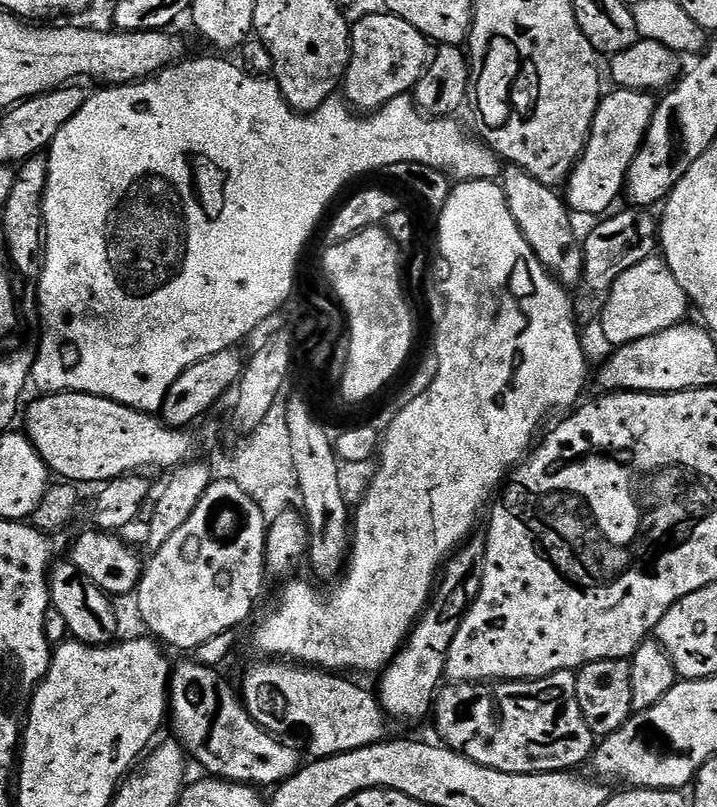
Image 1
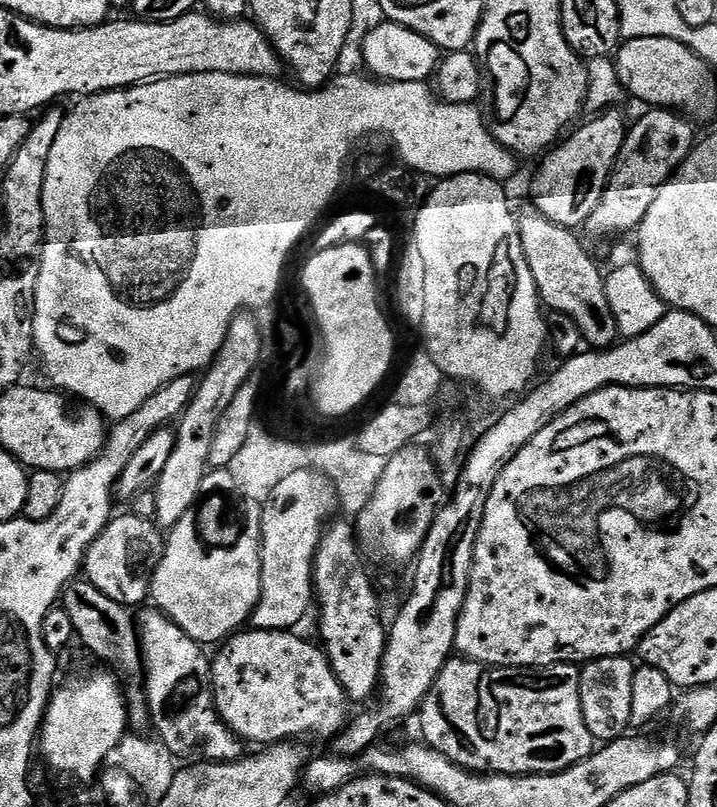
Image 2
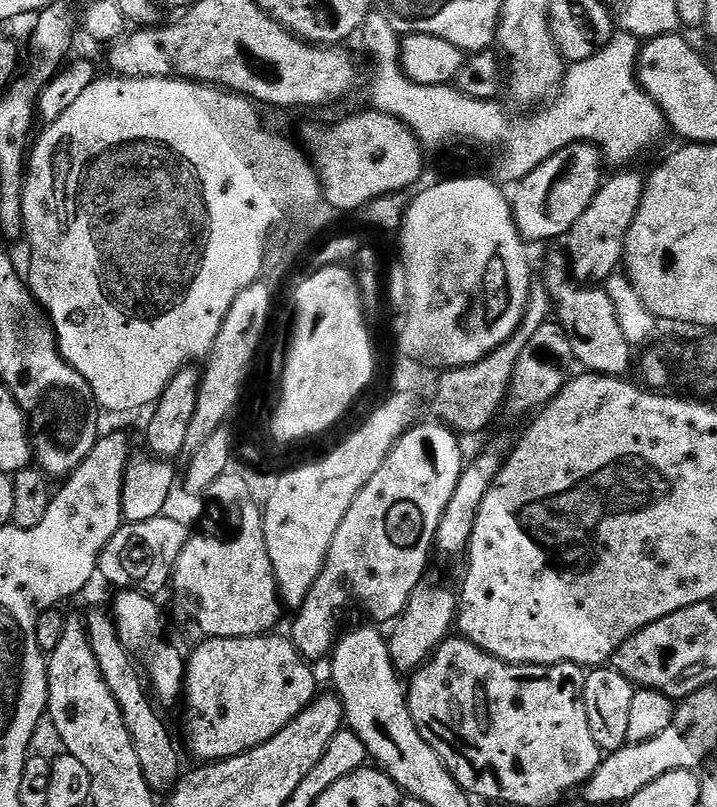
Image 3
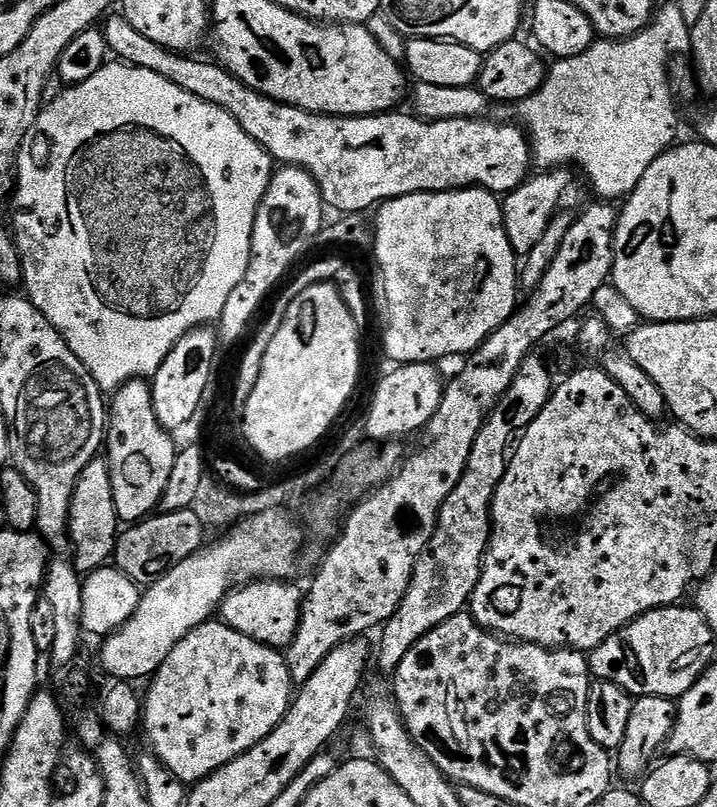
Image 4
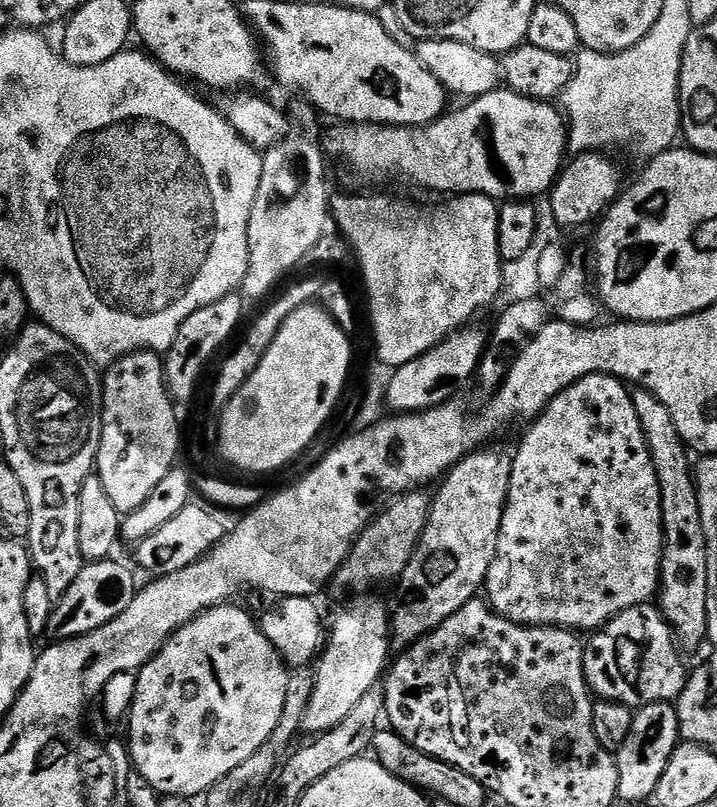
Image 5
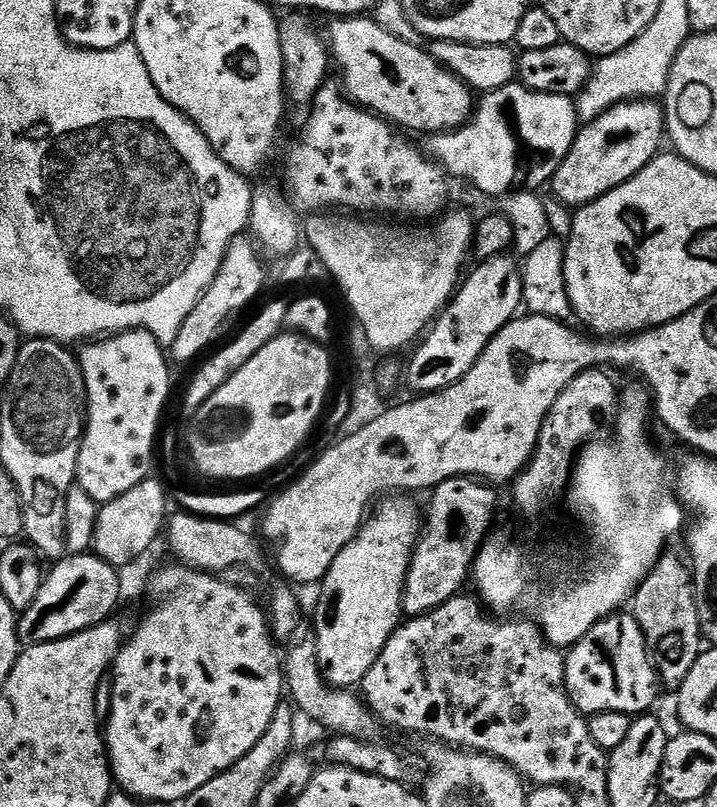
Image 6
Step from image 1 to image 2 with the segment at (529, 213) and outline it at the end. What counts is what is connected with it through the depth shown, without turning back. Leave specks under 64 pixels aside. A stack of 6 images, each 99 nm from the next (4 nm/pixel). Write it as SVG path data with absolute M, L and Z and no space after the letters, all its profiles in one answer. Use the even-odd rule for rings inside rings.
M539 214L531 215L519 221L520 237L522 250L526 254L526 266L530 266L530 274L534 274L534 286L540 295L541 305L552 312L561 312L574 318L585 345L596 350L613 347L617 343L618 333L616 319L610 310L610 302L606 298L605 273L603 271L600 273L599 266L592 261L591 254L584 249L583 242L576 237L577 233L573 229L558 226Z

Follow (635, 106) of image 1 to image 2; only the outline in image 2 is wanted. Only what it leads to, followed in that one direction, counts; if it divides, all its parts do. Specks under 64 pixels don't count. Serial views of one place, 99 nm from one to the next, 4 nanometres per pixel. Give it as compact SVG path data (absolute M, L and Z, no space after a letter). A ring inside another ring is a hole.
M605 110L592 118L596 120L589 124L581 123L567 139L543 157L544 165L532 180L532 204L536 207L533 209L539 215L573 230L579 229L579 224L580 227L587 225L590 214L594 214L598 202L602 202L602 194L612 177L612 169L616 166L630 127L623 114L616 111L620 110Z

